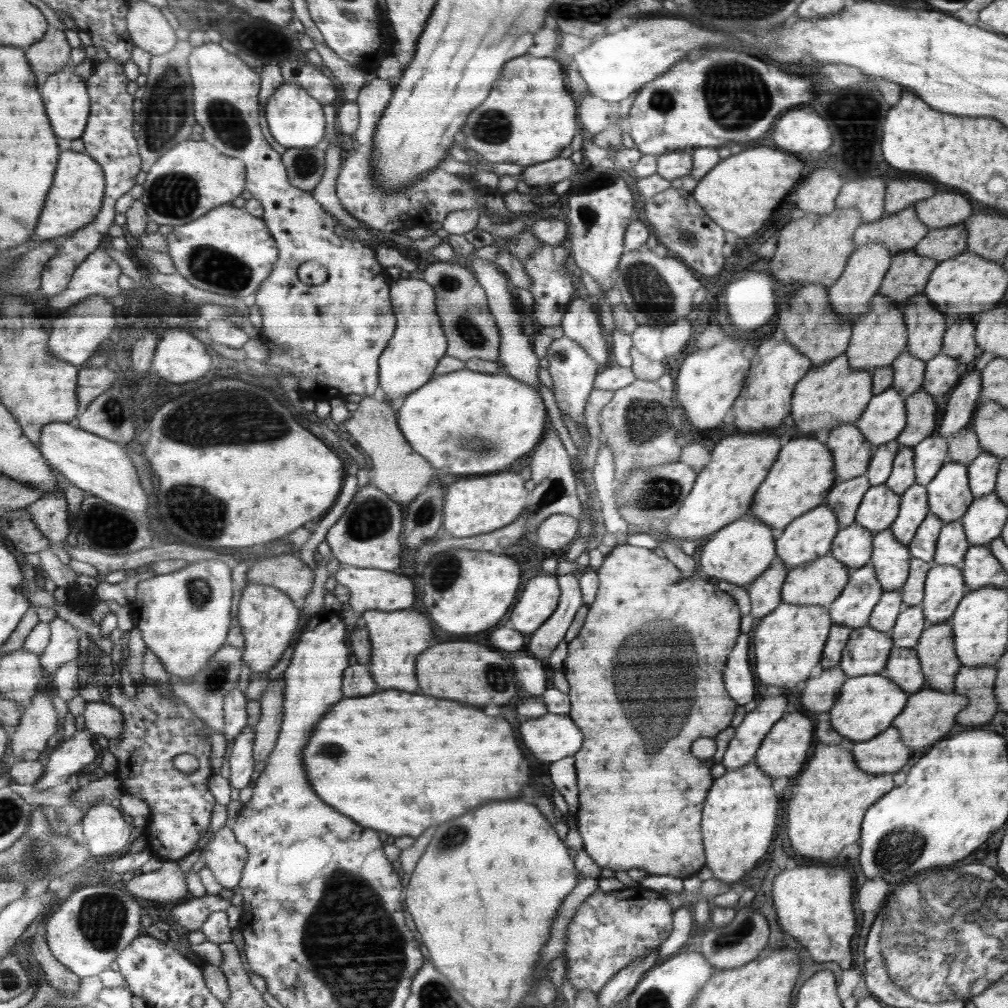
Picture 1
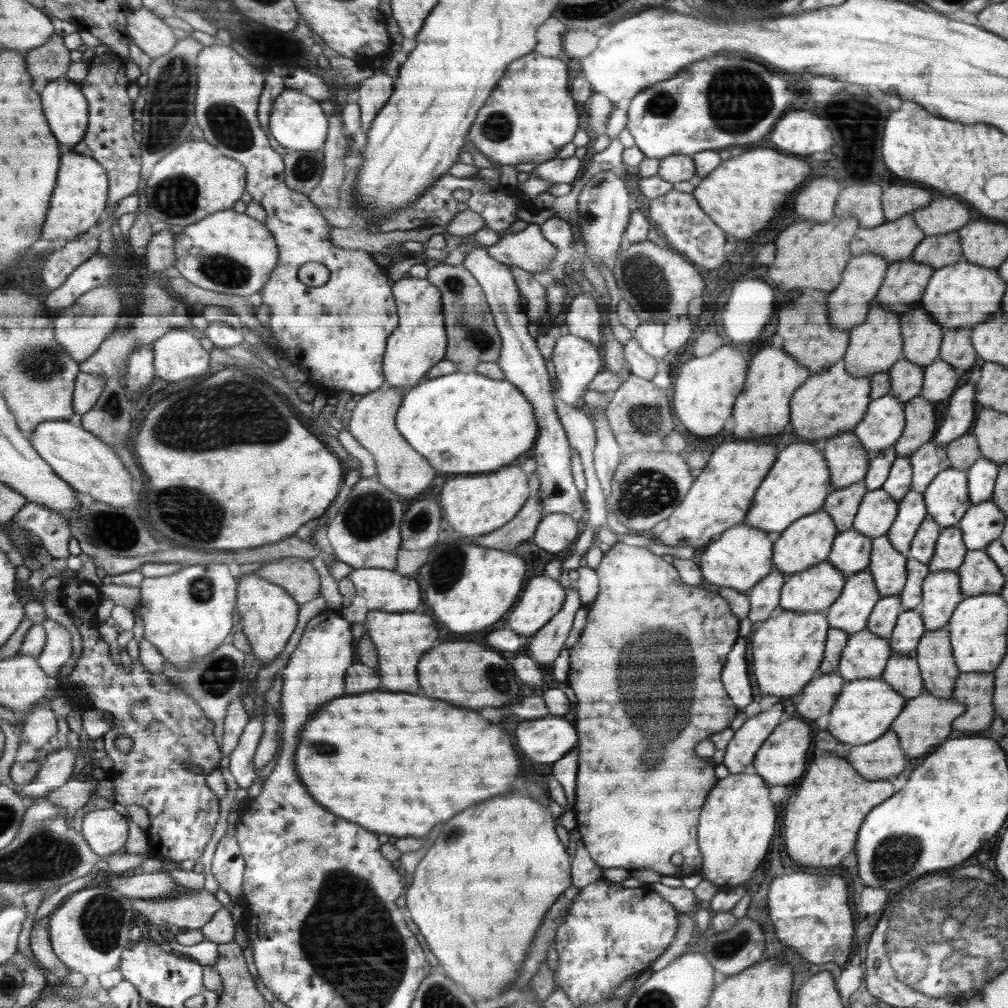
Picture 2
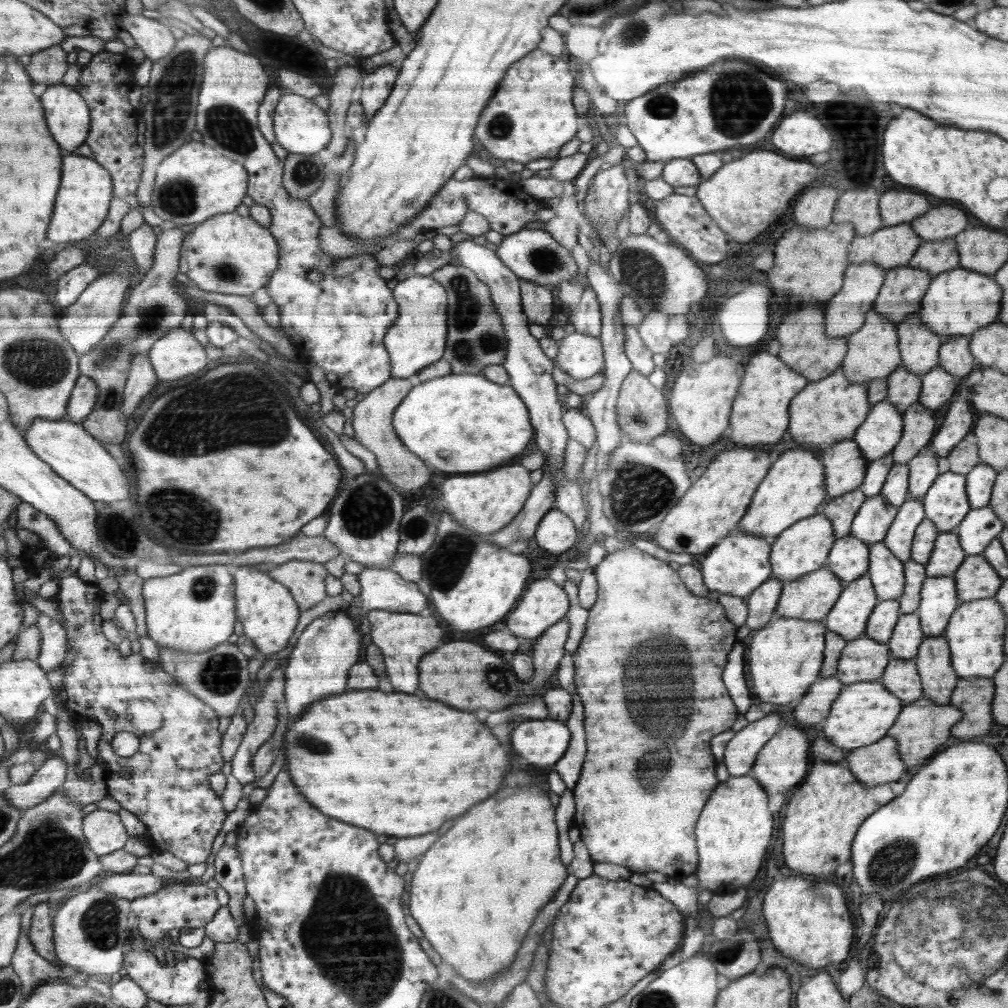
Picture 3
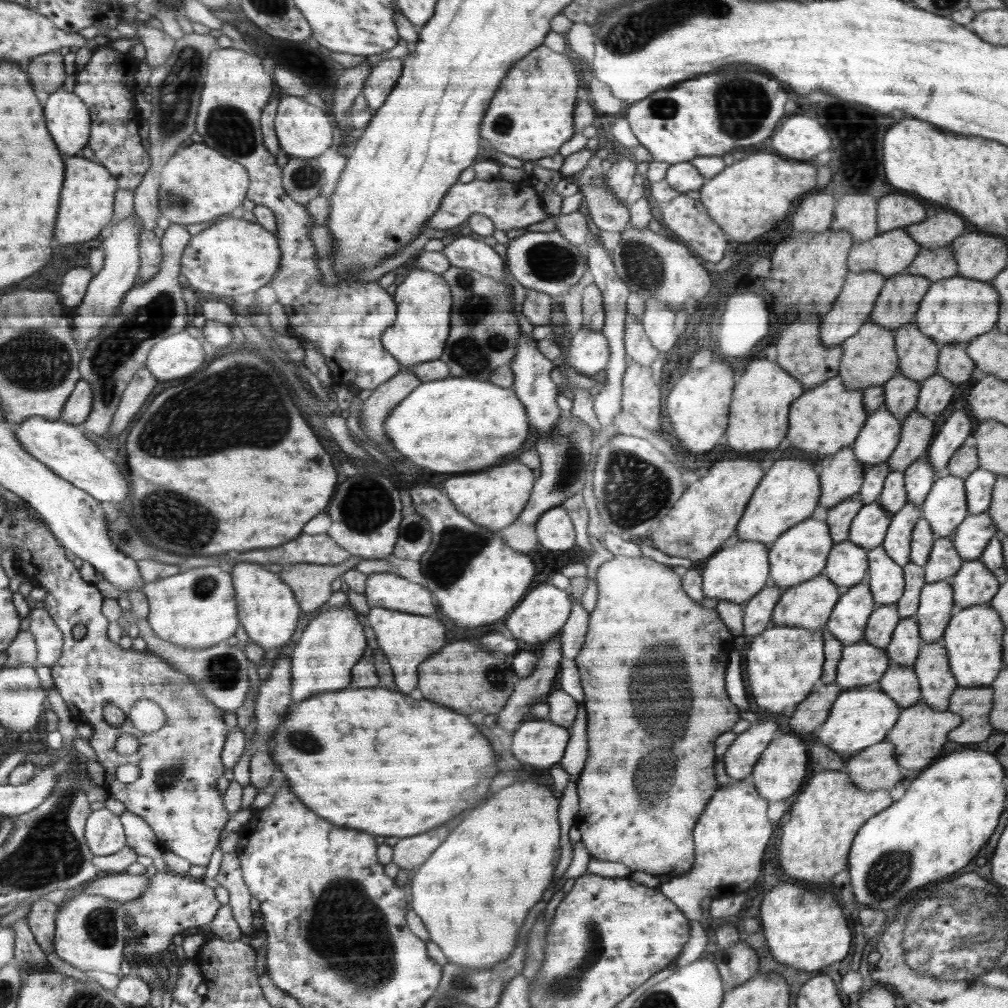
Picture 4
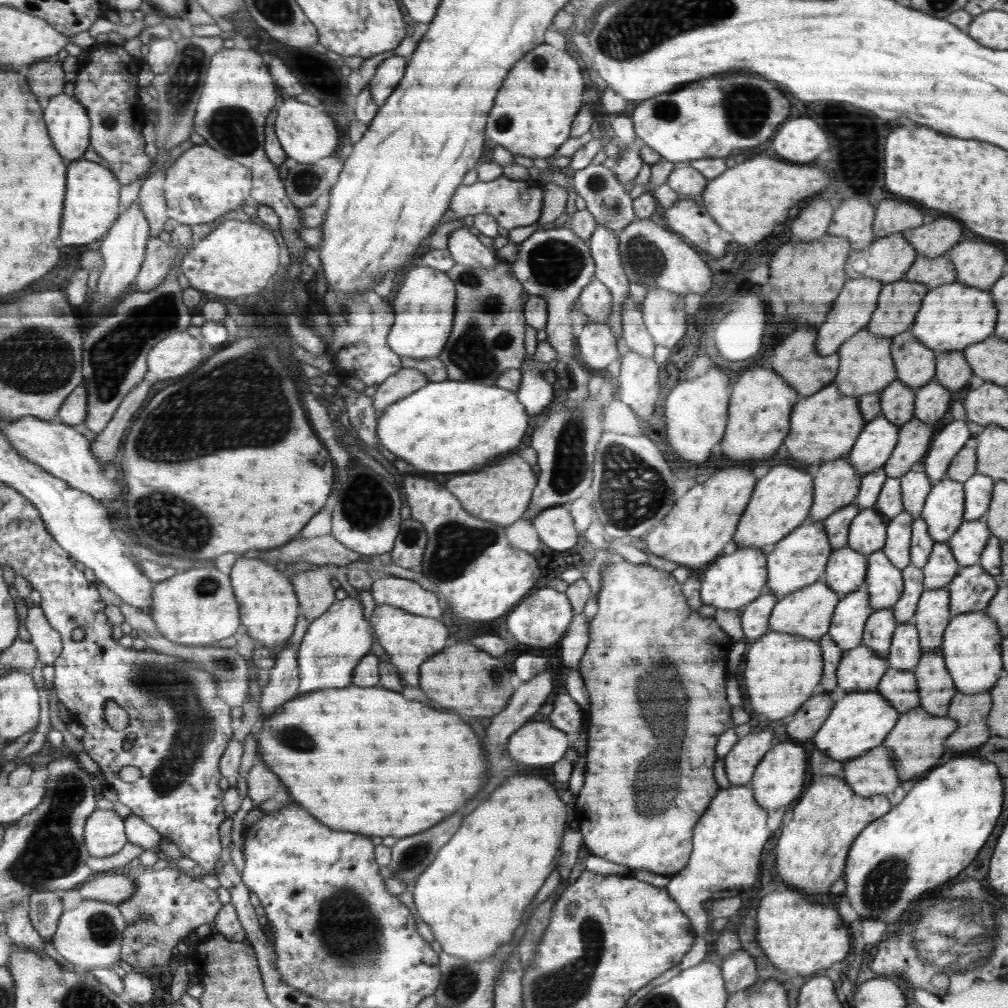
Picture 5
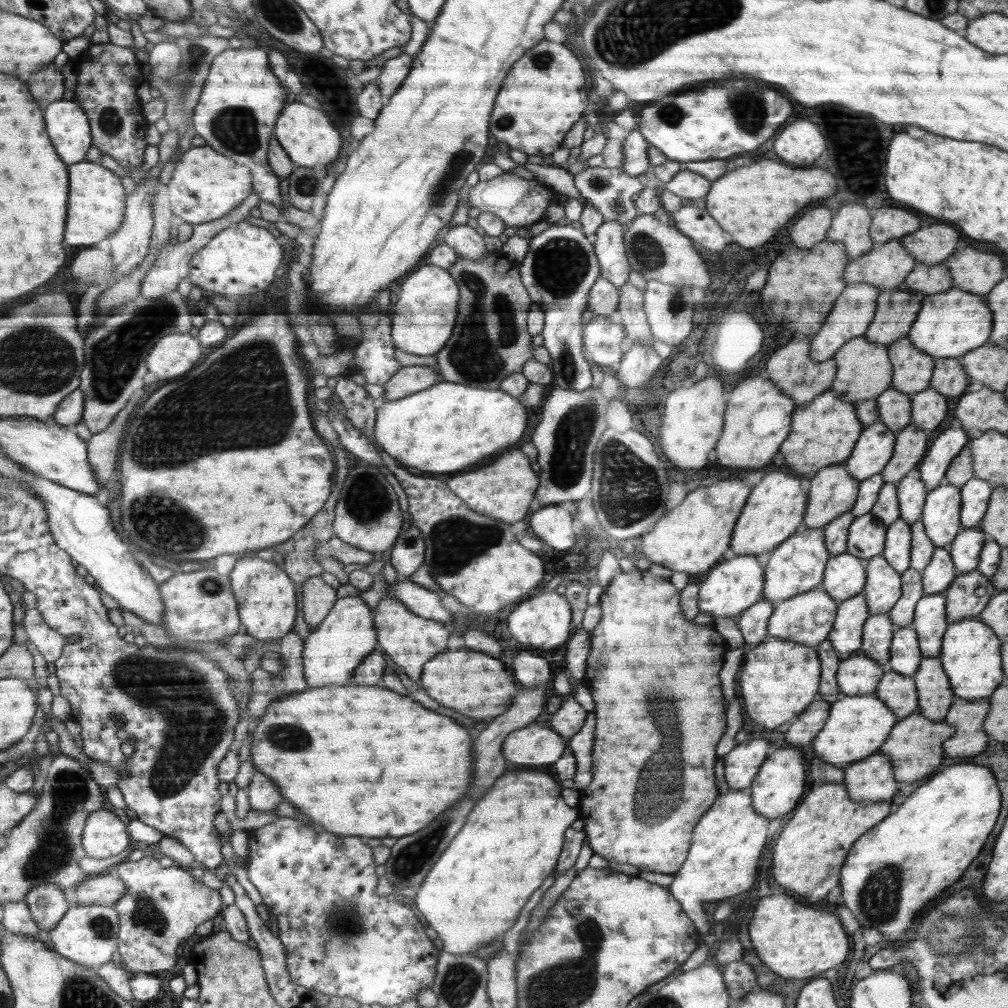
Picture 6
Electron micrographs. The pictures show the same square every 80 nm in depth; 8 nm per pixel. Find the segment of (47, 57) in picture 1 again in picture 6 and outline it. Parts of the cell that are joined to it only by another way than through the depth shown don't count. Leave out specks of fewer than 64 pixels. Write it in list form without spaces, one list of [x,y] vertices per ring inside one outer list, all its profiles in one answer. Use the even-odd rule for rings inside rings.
[[[49,64],[44,70],[36,72],[30,78],[30,88],[36,96],[36,100],[42,104],[42,108],[48,108],[55,102],[64,100],[66,94],[66,78],[62,71],[56,68],[56,64]]]

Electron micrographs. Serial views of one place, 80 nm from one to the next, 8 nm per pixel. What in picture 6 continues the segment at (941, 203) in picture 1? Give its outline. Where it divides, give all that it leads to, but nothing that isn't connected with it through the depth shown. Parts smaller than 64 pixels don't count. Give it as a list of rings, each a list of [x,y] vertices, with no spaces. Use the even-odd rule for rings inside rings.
[[[935,223],[922,230],[916,232],[911,232],[911,234],[906,234],[902,236],[899,241],[900,244],[913,256],[918,263],[924,262],[926,266],[934,266],[936,263],[942,263],[949,256],[952,256],[952,252],[956,250],[958,246],[958,240],[960,240],[960,232],[956,230],[953,225]]]

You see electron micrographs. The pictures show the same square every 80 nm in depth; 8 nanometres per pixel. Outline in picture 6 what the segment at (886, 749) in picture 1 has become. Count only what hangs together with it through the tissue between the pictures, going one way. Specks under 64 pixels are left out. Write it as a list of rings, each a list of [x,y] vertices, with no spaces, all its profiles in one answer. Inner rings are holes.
[[[884,752],[851,763],[843,771],[842,783],[854,802],[881,802],[896,794],[896,772],[890,756]]]

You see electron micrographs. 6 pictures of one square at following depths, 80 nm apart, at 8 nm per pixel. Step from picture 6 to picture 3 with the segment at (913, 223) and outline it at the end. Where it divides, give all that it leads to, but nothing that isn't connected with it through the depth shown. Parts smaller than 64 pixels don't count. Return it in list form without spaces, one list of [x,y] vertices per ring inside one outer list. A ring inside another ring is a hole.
[[[910,189],[888,190],[881,198],[881,216],[886,228],[911,222],[928,210],[930,202],[920,194],[912,194]]]

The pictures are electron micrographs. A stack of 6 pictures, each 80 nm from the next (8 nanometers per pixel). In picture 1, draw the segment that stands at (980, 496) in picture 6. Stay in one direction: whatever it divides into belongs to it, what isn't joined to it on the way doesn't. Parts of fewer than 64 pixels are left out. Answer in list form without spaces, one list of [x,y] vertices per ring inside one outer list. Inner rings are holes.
[[[985,451],[968,465],[969,489],[974,498],[995,492],[998,471],[998,457]]]

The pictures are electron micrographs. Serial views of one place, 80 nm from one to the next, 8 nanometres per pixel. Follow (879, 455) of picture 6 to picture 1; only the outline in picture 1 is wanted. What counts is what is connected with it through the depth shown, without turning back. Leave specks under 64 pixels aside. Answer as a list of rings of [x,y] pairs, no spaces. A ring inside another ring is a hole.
[[[896,389],[874,395],[864,415],[855,422],[858,429],[872,444],[873,452],[881,444],[889,443],[900,435],[908,423],[905,398]]]

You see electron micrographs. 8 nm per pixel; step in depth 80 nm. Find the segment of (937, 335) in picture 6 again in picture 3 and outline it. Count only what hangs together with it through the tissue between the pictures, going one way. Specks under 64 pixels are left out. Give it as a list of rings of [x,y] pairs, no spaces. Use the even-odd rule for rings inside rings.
[[[958,266],[954,270],[932,276],[932,282],[921,300],[918,312],[929,328],[940,334],[942,342],[951,336],[971,336],[1001,319],[1004,292],[994,276]]]

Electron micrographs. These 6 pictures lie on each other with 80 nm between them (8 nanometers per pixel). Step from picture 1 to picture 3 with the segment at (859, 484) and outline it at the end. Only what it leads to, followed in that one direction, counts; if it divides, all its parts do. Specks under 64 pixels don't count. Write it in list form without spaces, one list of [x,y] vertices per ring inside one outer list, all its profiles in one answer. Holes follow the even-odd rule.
[[[858,487],[852,492],[826,501],[824,516],[829,517],[832,521],[837,539],[850,535],[853,520],[856,518],[857,512],[864,506],[867,498],[863,489]]]

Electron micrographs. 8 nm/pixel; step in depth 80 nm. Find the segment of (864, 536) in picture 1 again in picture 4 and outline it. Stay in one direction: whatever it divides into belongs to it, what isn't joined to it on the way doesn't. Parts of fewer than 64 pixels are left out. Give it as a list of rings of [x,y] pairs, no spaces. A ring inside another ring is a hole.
[[[846,540],[833,545],[824,573],[844,595],[866,578],[868,570],[869,550]]]

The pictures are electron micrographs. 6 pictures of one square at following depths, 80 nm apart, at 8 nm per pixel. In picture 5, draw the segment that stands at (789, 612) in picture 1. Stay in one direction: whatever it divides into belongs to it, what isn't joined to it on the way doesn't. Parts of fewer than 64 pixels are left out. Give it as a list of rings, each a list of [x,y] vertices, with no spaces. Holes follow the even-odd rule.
[[[768,631],[748,646],[744,656],[744,684],[754,714],[782,720],[794,714],[819,689],[823,675],[822,651],[818,640],[788,632]]]

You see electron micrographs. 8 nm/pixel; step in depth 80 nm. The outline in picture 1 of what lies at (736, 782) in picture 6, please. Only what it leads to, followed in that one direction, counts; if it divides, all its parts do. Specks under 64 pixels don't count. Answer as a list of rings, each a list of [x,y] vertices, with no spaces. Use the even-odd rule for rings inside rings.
[[[786,696],[764,698],[758,704],[758,708],[748,713],[742,723],[735,728],[734,736],[724,753],[722,766],[728,771],[738,770],[754,761],[762,740],[772,726],[784,716],[786,706]]]

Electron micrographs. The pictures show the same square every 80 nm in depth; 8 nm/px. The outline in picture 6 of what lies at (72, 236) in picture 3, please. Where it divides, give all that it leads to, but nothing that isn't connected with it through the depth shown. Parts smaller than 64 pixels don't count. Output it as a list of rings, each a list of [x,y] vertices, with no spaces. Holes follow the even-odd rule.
[[[84,161],[69,165],[71,189],[69,199],[70,232],[66,232],[66,242],[73,247],[89,248],[112,236],[121,228],[125,220],[124,186],[120,178],[109,168],[96,162]]]

